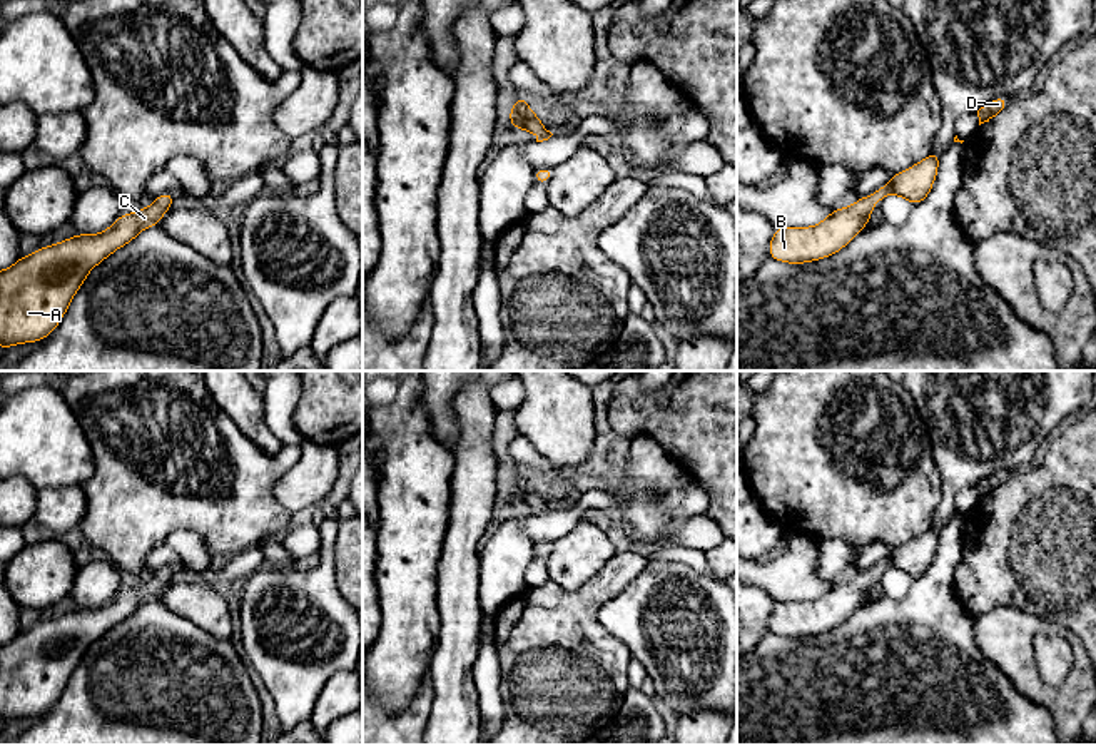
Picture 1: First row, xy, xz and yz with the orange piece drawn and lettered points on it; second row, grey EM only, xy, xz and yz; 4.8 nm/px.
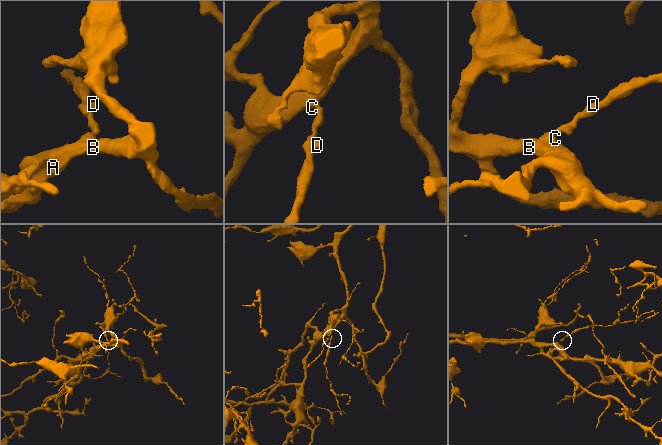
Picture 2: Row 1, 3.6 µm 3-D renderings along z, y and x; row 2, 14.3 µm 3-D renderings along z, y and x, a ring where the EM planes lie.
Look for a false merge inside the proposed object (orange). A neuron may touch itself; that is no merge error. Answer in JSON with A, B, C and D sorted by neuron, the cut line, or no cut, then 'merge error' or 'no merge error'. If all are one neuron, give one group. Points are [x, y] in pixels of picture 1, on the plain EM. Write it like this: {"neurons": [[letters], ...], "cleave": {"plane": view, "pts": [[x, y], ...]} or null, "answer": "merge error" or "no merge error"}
{"neurons": [["A", "B", "C", "D"]], "cleave": null, "answer": "no merge error"}

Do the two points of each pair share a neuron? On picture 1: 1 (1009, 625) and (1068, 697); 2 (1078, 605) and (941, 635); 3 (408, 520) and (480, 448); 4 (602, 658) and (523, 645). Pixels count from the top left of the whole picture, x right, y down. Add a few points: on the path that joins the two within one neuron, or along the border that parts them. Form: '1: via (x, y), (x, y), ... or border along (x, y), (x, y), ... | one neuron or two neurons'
1: via (1011, 648), (1021, 670), (1045, 694) | one neuron
2: border along (954, 585), (959, 605), (973, 620) | two neurons
3: border along (451, 450), (453, 478), (448, 513) | two neurons
4: via (582, 645), (572, 637), (543, 637) | one neuron

